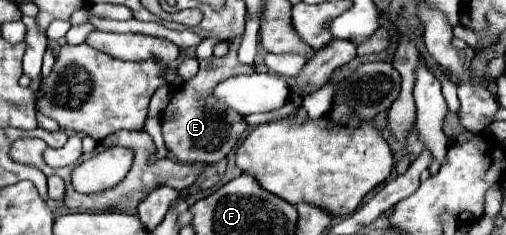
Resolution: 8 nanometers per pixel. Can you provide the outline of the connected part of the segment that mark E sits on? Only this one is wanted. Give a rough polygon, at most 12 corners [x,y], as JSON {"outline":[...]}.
{"outline":[[226,57],[199,61],[162,111],[168,151],[182,163],[220,163],[248,129],[212,89],[254,73]]}

